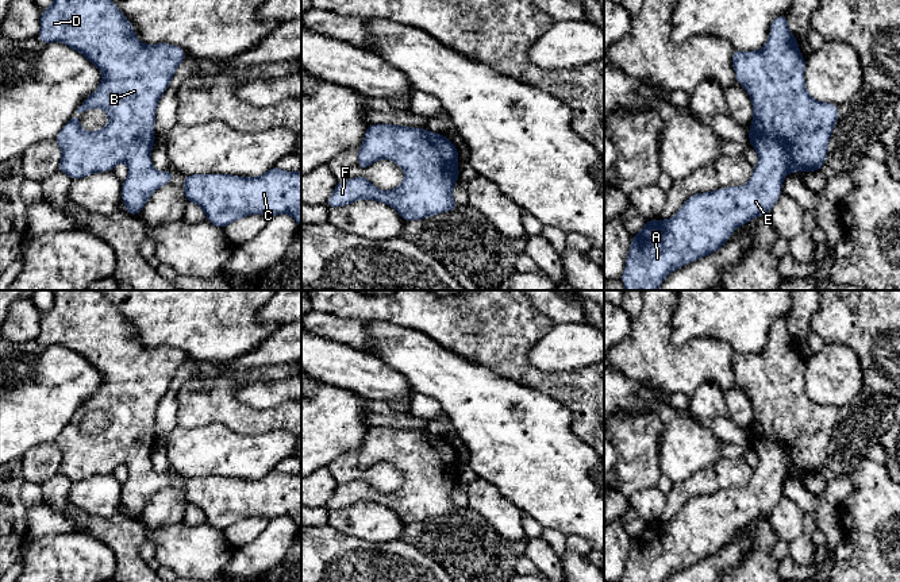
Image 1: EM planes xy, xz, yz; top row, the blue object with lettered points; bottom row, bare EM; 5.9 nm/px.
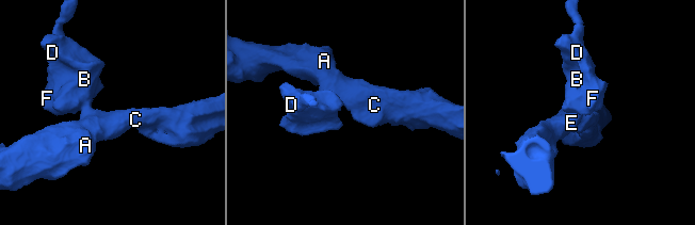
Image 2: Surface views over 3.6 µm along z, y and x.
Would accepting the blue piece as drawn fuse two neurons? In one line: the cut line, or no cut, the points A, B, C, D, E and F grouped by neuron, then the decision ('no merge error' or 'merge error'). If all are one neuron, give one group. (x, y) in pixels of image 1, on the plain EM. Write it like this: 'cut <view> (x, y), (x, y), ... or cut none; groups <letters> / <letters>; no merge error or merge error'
cut none; groups A B C D E F; no merge error

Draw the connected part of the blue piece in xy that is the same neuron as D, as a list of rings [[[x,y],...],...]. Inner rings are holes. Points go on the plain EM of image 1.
[[[54,290],[53,307],[41,315],[38,340],[43,347],[65,346],[101,374],[99,390],[86,400],[55,439],[62,454],[58,474],[77,482],[99,474],[111,474],[118,466],[126,465],[128,478],[122,486],[122,502],[131,519],[141,516],[150,498],[174,481],[173,473],[165,475],[155,473],[150,456],[155,446],[158,404],[186,355],[165,344],[154,348],[141,344],[134,336],[134,328],[119,309],[97,290]],[[93,411],[103,411],[109,424],[97,433],[86,435],[80,428],[77,417]]]

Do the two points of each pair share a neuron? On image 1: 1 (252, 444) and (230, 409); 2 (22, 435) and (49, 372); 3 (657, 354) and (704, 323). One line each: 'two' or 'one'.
1: two
2: one
3: two

